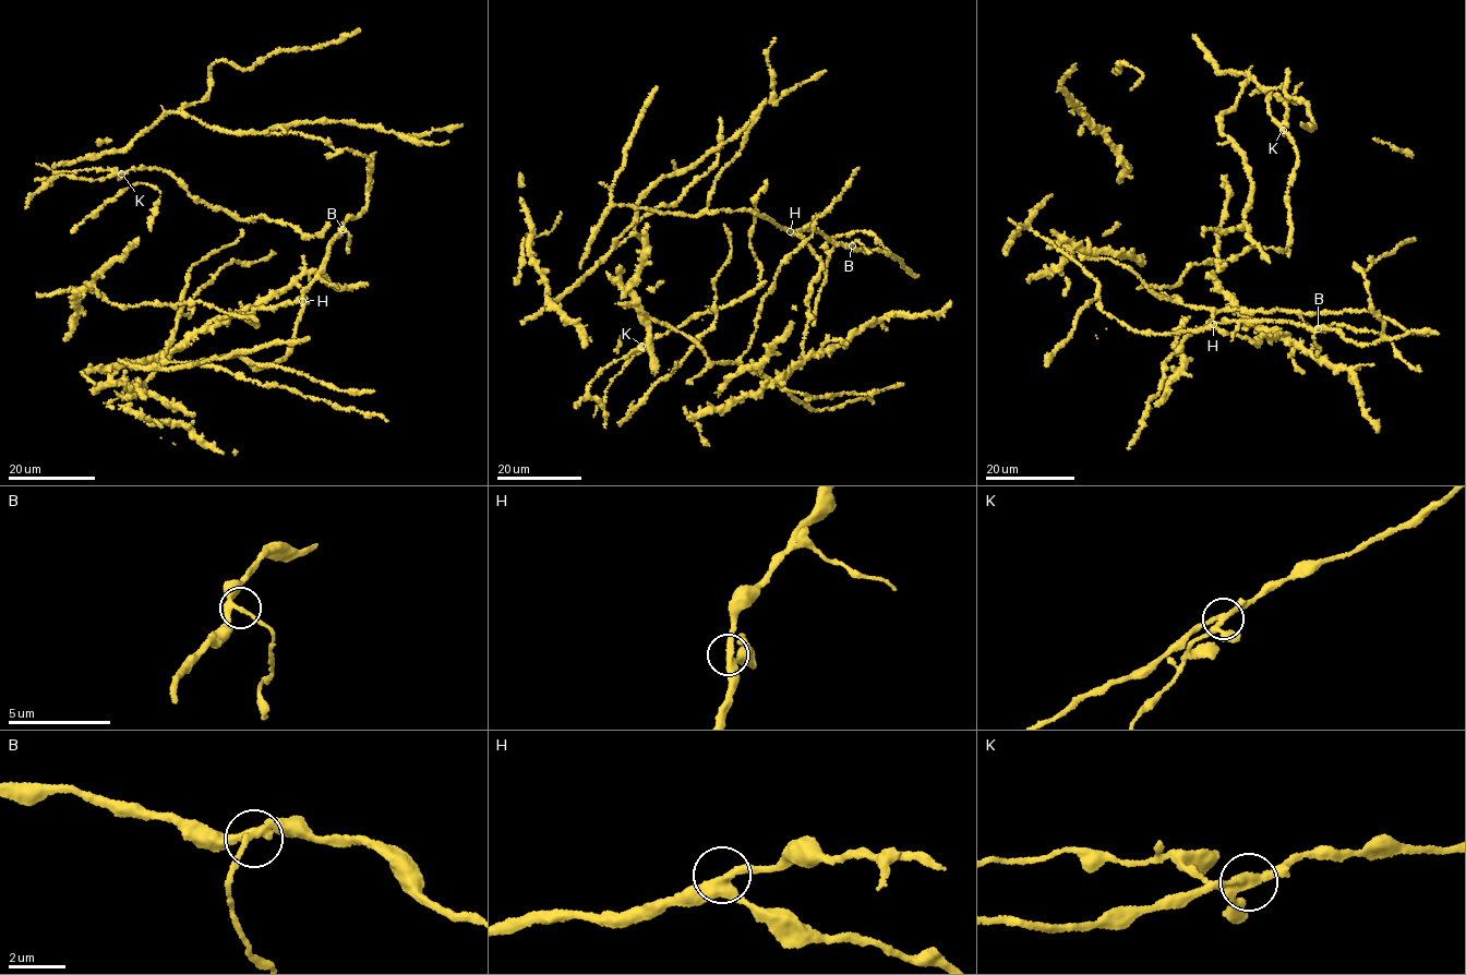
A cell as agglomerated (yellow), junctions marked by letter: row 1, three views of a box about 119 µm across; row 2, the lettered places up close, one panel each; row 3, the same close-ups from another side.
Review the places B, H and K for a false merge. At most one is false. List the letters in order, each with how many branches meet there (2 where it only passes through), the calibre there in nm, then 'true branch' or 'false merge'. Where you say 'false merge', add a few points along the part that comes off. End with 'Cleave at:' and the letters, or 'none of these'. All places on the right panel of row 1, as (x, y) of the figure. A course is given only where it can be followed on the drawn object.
B: branches 3; calibre 220 nm; true branch
H: branches 3; calibre 340 nm; true branch
K: branches 3; calibre 240 nm; false merge; course (1283, 130), (1287, 110), (1285, 105), (1302, 84)
Cleave at: K

